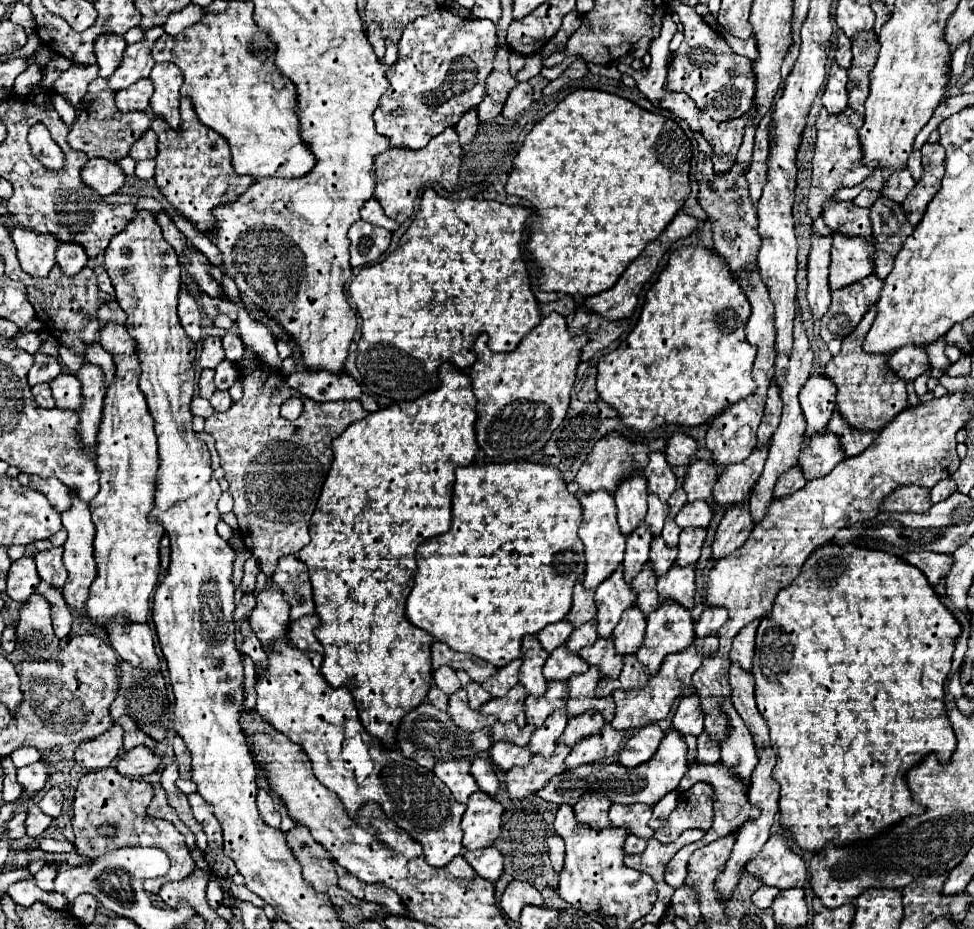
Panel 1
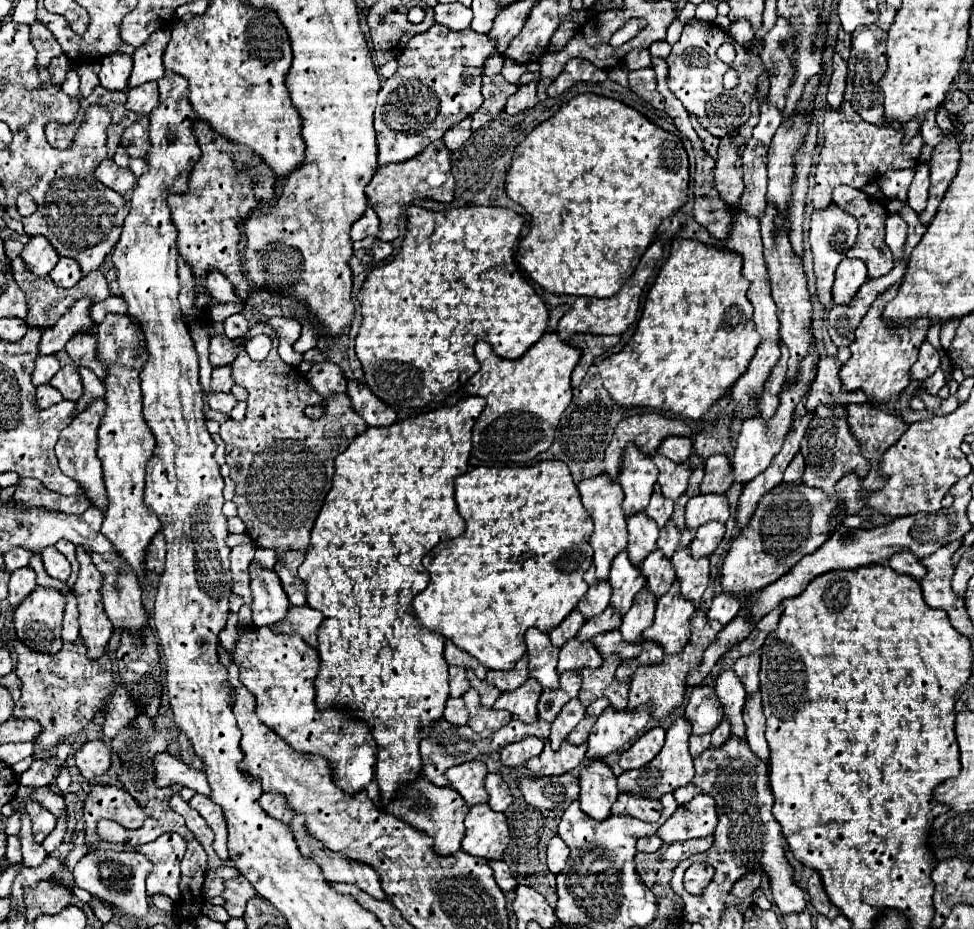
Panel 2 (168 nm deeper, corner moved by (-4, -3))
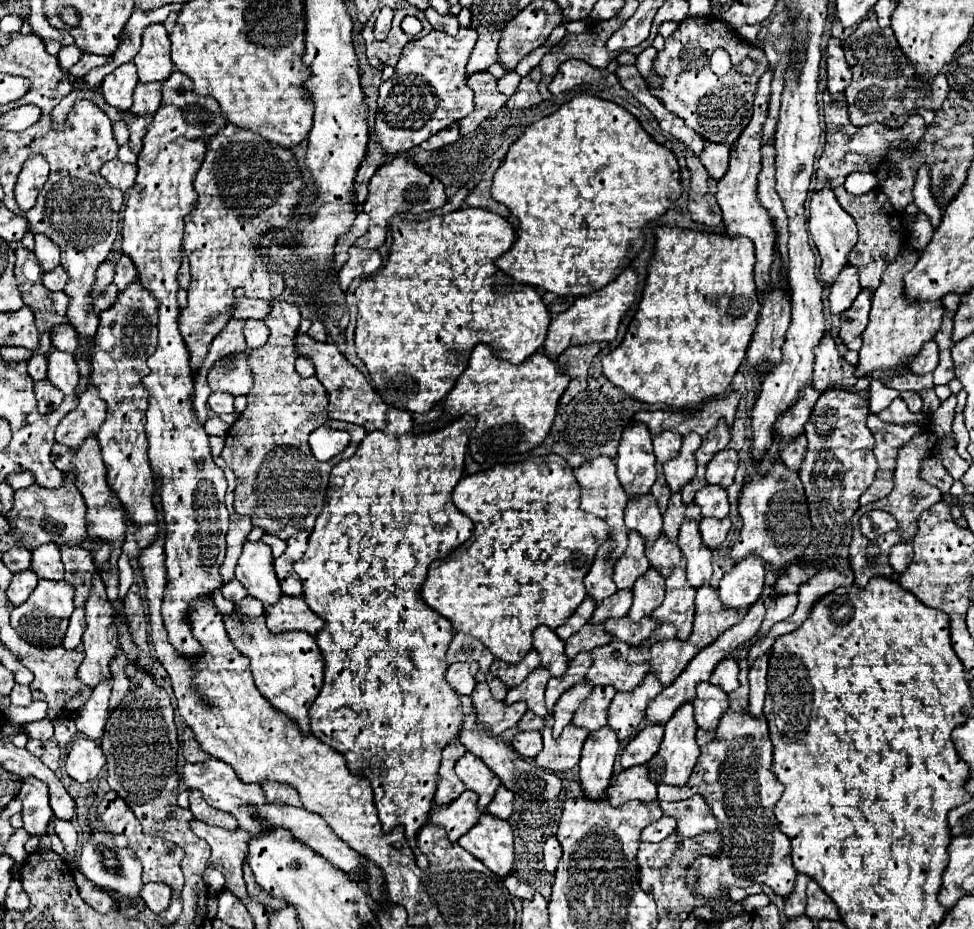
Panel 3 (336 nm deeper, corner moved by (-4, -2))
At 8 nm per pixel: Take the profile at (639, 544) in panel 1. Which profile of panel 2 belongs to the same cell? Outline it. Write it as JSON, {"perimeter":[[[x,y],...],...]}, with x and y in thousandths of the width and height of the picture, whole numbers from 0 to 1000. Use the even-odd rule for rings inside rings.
{"perimeter":[[[654,551],[652,555],[644,558],[644,573],[646,573],[646,603],[656,609],[675,588],[677,566],[668,560],[662,551]]]}

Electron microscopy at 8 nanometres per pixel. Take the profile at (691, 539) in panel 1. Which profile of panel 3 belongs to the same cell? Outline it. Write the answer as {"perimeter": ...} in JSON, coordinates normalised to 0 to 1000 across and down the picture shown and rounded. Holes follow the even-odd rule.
{"perimeter":[[[744,557],[744,559],[720,559],[718,569],[720,569],[722,584],[724,584],[728,591],[738,589],[738,587],[744,582],[744,576],[746,576],[748,567],[751,567],[748,557]]]}

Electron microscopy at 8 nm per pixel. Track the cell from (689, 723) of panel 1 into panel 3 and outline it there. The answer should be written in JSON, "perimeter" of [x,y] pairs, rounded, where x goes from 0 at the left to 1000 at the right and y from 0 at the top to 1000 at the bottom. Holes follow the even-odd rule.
{"perimeter":[[[718,735],[711,761],[714,761],[716,780],[724,787],[732,787],[736,785],[742,767],[748,763],[746,746],[730,735]]]}

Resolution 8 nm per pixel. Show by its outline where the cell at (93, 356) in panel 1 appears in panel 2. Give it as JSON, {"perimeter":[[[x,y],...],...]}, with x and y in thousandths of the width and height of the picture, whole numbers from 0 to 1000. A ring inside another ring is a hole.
{"perimeter":[[[77,360],[77,364],[73,364],[73,368],[69,368],[67,379],[71,381],[71,385],[79,392],[79,394],[87,394],[93,400],[98,400],[104,409],[106,403],[110,403],[110,396],[106,394],[106,390],[102,390],[98,385],[98,370],[100,370],[100,360]]]}

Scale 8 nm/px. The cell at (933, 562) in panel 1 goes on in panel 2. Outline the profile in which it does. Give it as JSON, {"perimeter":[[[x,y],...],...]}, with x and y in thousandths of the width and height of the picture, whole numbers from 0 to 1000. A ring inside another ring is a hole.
{"perimeter":[[[925,594],[925,596],[919,596],[919,601],[913,603],[913,609],[923,616],[923,618],[933,618],[935,622],[948,622],[948,618],[952,614],[948,614],[948,609],[941,605],[941,601],[937,596],[931,596],[931,594]]]}

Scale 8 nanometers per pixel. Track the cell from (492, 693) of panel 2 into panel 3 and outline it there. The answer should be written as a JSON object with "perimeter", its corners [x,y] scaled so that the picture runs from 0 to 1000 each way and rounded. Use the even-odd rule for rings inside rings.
{"perimeter":[[[498,729],[498,733],[502,735],[502,742],[504,742],[506,750],[508,750],[510,755],[516,755],[516,752],[518,752],[518,746],[521,746],[521,740],[518,740],[512,731],[508,731],[508,729]]]}

